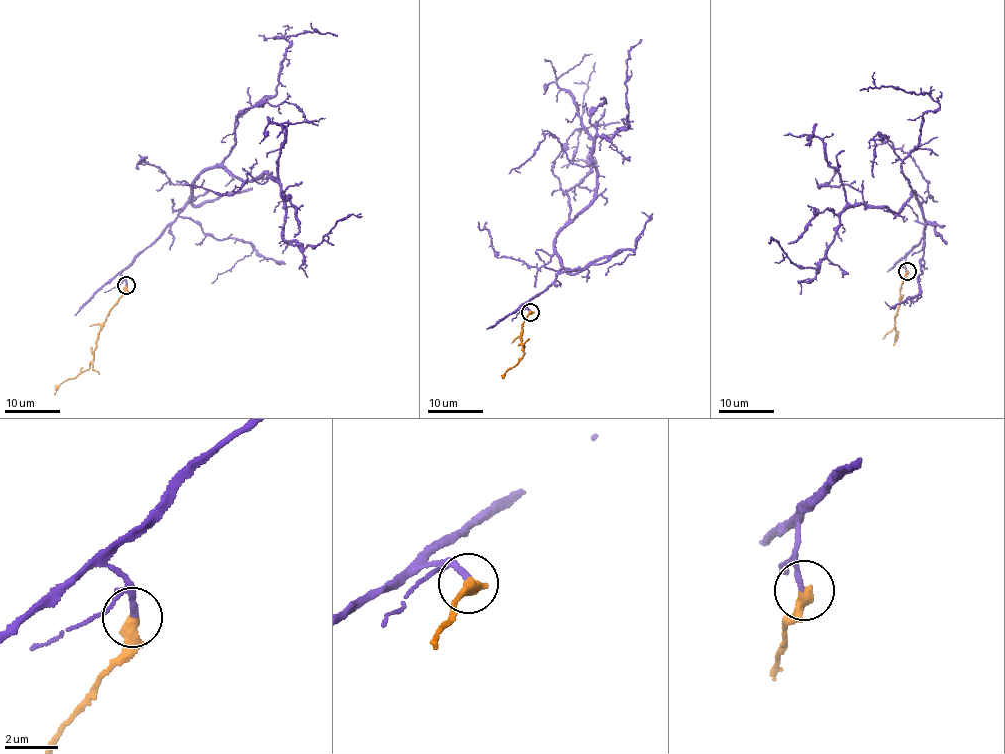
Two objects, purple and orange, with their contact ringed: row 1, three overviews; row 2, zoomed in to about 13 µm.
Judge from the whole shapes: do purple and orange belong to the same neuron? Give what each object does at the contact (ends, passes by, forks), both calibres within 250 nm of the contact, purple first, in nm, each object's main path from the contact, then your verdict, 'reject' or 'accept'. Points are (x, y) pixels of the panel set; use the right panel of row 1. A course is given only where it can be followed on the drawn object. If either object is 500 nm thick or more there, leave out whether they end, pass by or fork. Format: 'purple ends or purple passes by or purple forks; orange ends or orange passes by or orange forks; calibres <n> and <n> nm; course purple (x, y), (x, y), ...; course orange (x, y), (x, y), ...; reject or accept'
purple ends; orange ends; calibres 200 and 480 nm; course purple (906, 272), (906, 257), (927, 222), (901, 160), (918, 149), (922, 114), (939, 104), (927, 93), (859, 89); course orange (906, 272), (894, 319), (897, 338), (895, 336), (893, 345); accept

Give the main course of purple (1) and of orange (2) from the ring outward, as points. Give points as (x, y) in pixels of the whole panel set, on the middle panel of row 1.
1: (530, 311), (520, 308), (560, 269), (553, 249), (570, 209), (563, 190), (592, 172), (574, 151), (594, 62)
2: (530, 311), (523, 323), (521, 336), (524, 352), (503, 378)

